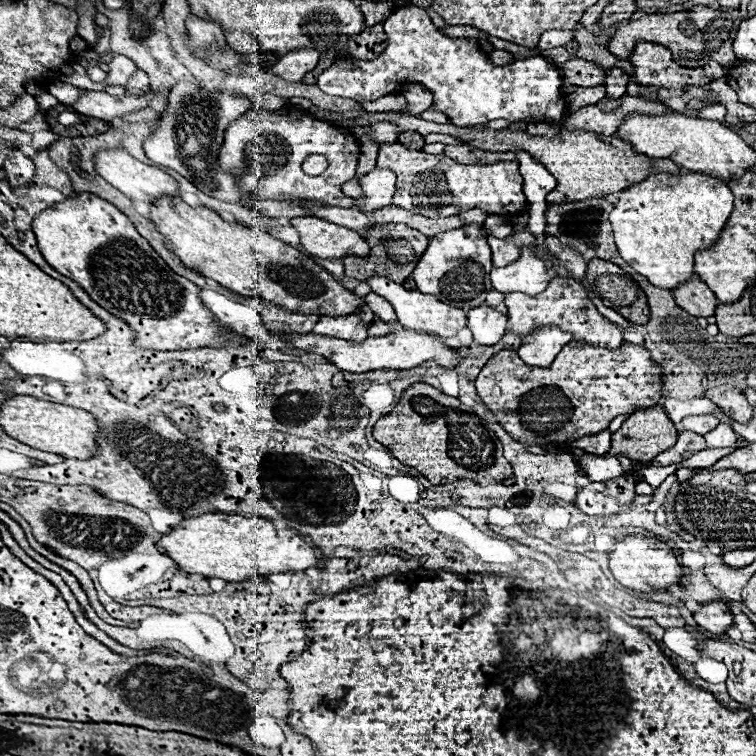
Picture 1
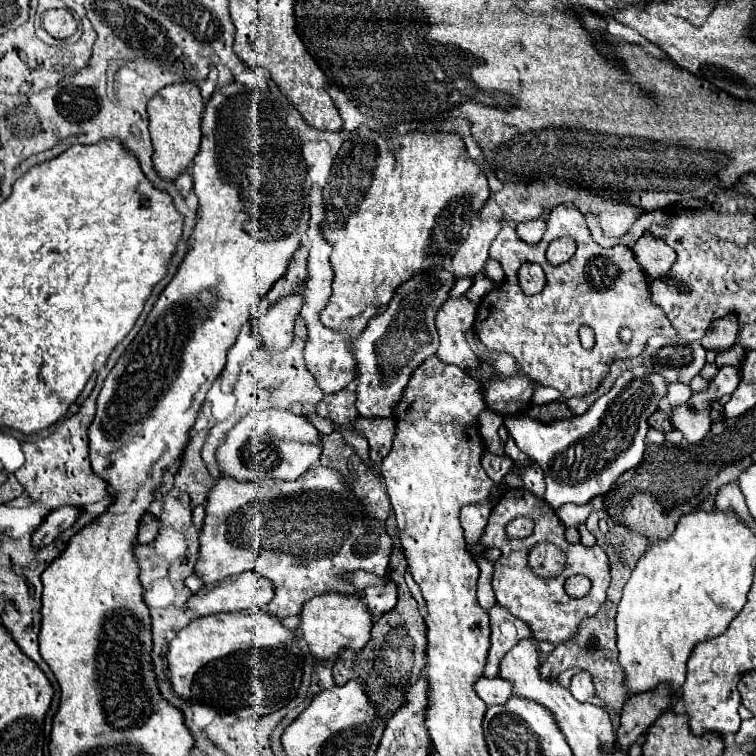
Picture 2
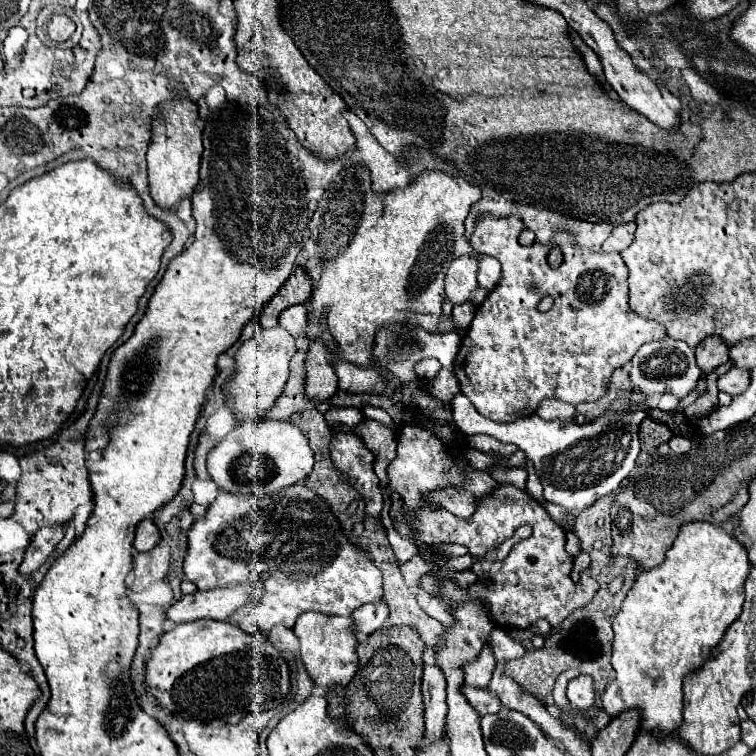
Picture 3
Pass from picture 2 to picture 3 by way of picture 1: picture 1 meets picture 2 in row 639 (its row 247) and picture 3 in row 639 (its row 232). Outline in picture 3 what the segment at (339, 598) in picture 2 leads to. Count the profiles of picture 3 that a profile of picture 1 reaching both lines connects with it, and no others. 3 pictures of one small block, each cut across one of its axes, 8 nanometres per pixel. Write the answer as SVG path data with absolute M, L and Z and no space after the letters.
M304 612L298 616L294 624L294 632L300 640L300 654L302 662L318 686L334 686L334 684L348 684L348 680L358 670L358 654L356 644L358 638L354 636L354 620L342 616L326 616L318 612Z

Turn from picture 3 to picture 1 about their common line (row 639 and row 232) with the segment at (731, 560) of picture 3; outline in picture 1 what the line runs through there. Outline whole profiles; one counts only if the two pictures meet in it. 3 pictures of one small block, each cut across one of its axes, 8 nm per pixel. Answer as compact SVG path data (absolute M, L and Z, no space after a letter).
M654 174L620 192L616 206L610 212L610 222L614 228L614 240L620 256L638 274L646 276L652 286L674 290L692 278L694 254L718 242L718 236L732 214L732 206L734 206L734 196L724 180L712 180L710 176L702 176L702 174L682 174L682 176Z

